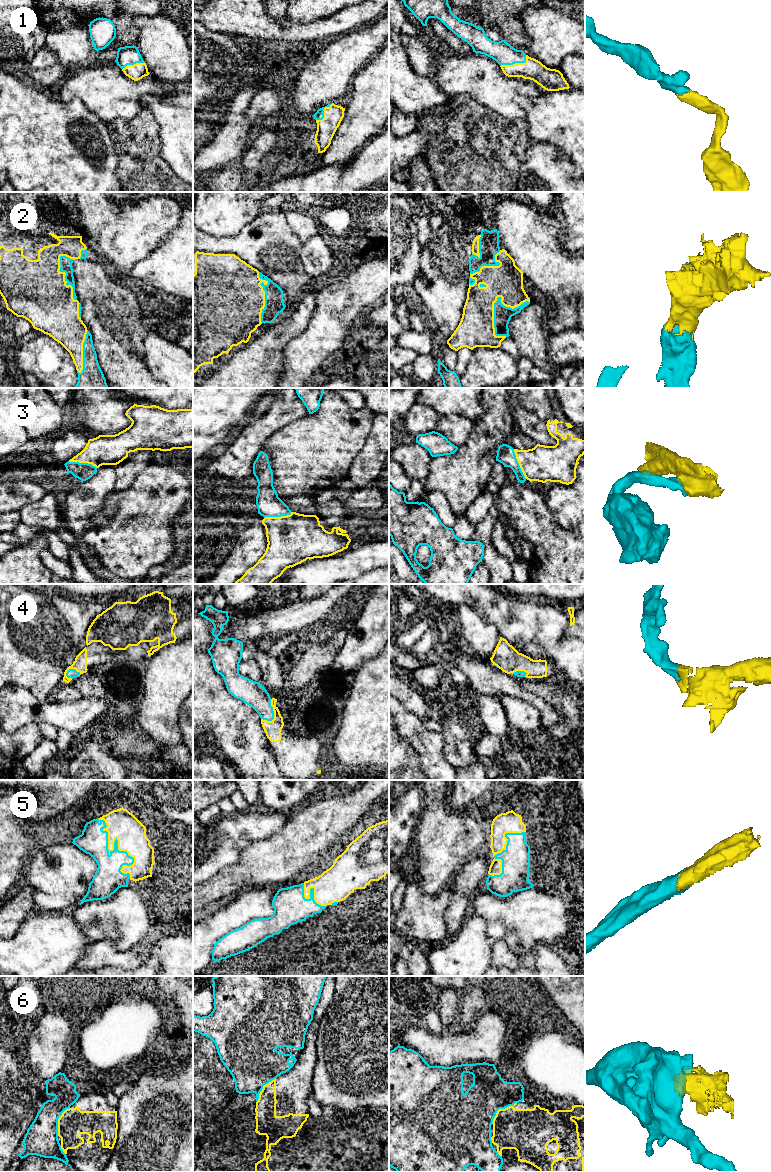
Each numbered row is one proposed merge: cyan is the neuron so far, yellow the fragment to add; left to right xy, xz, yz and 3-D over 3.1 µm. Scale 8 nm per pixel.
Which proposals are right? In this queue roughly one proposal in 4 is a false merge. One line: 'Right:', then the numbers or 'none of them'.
Right: 1, 2, 3, 4, 5

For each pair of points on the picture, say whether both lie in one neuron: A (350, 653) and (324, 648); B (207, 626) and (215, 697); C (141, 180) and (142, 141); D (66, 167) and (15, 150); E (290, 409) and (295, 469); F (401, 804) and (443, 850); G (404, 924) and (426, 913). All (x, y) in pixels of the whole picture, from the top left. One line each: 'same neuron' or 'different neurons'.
A: different neurons
B: different neurons
C: same neuron
D: same neuron
E: different neurons
F: different neurons
G: same neuron

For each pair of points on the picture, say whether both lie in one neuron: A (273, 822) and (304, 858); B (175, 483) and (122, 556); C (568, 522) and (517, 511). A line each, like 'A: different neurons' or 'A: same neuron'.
A: different neurons
B: same neuron
C: different neurons

